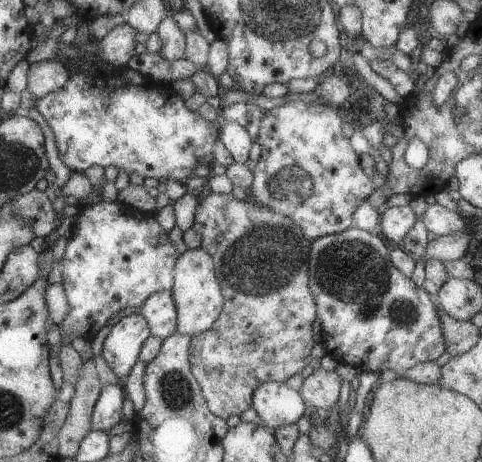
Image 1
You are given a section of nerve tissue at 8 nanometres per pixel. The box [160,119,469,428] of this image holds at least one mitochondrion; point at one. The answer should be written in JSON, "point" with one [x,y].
{"point":[352,271]}

